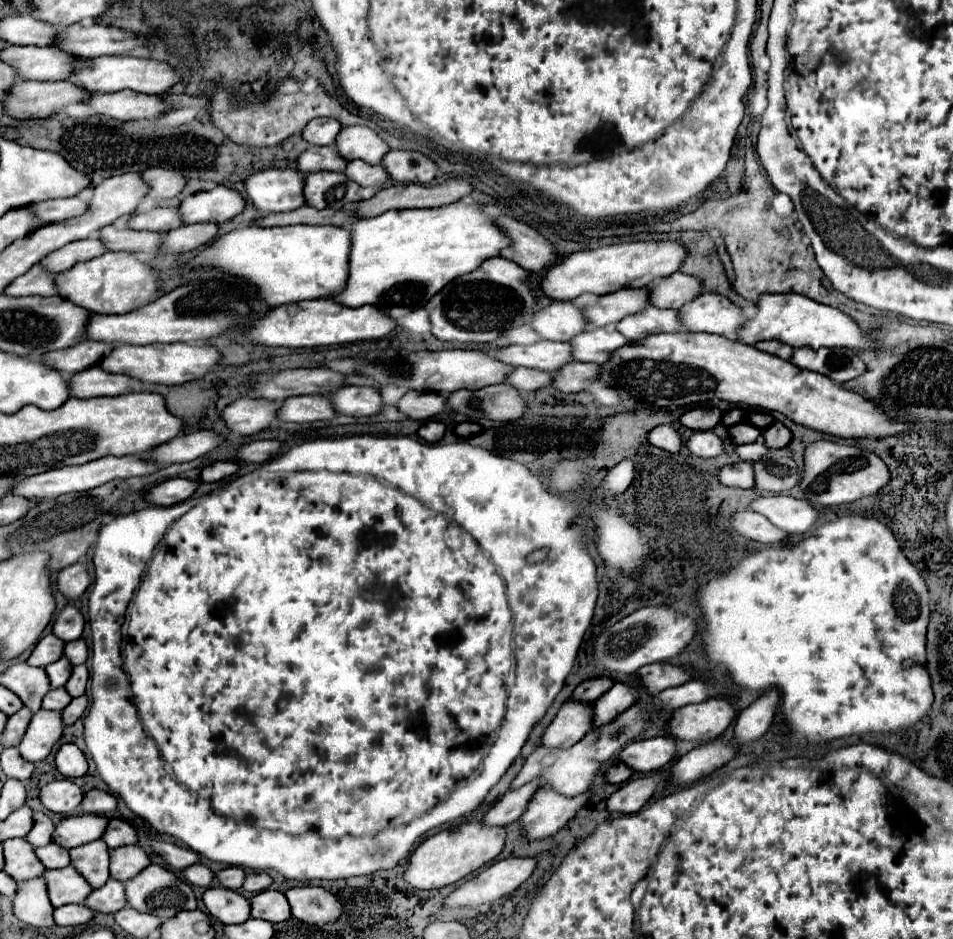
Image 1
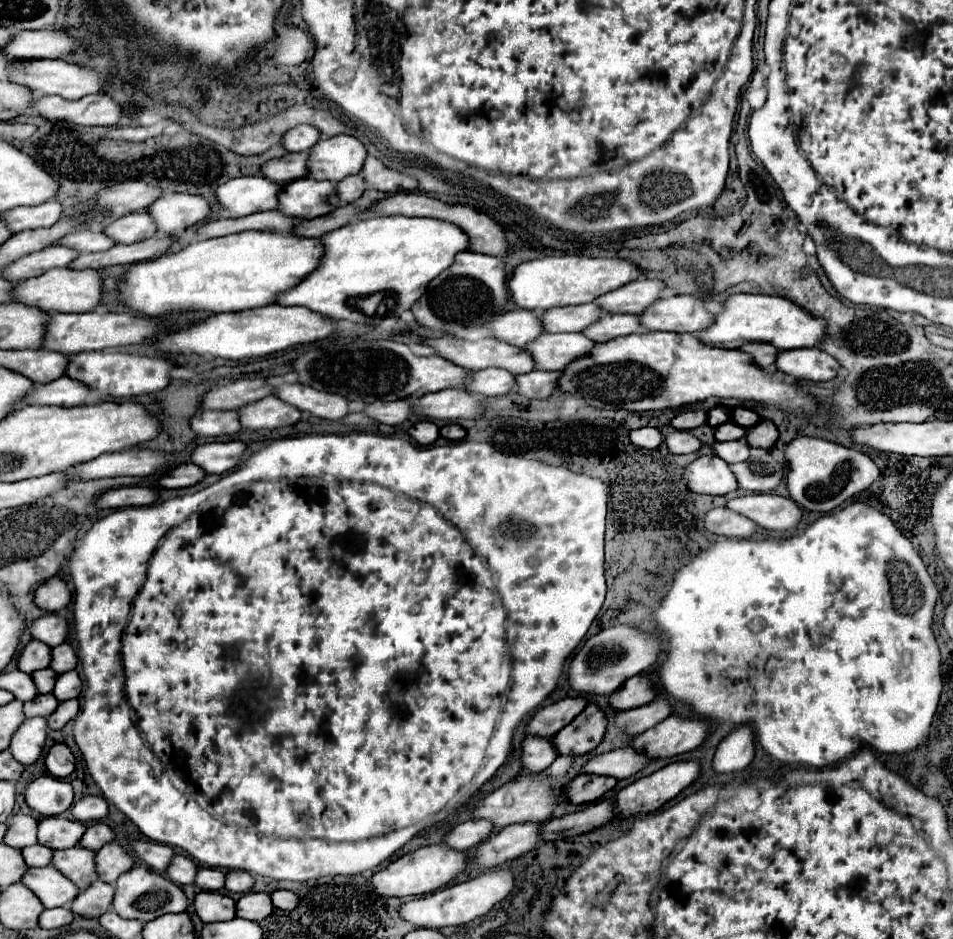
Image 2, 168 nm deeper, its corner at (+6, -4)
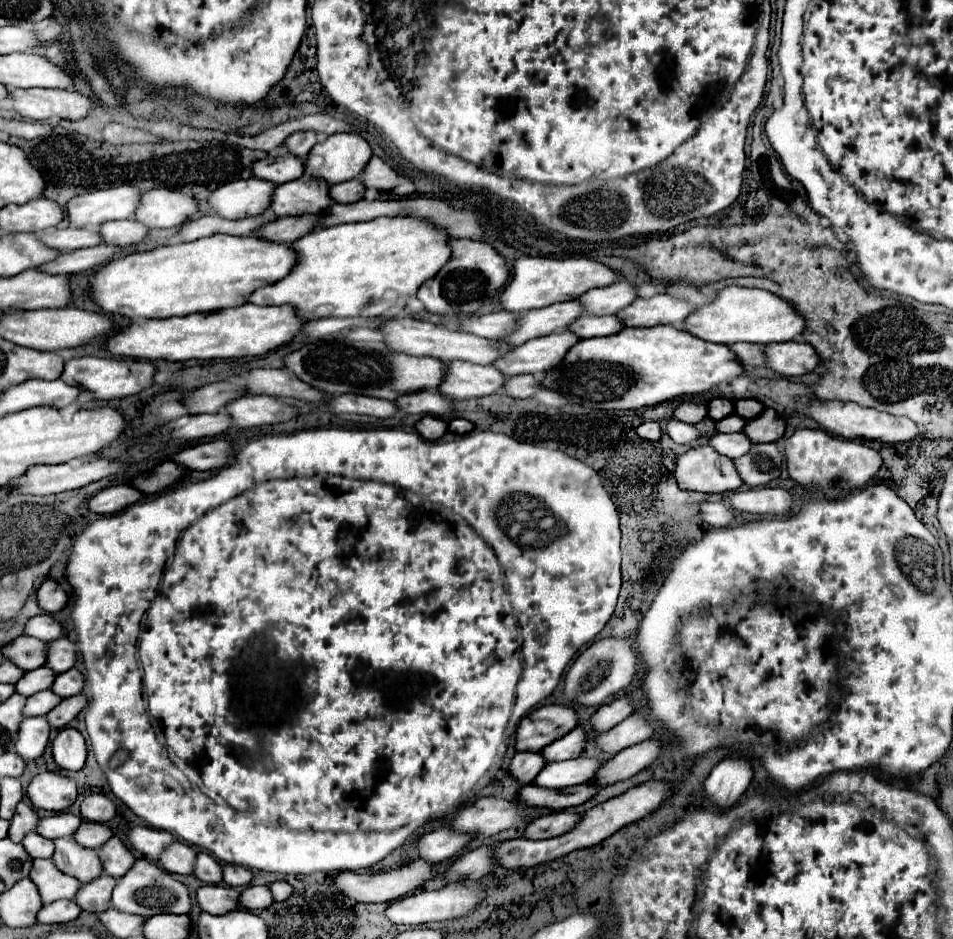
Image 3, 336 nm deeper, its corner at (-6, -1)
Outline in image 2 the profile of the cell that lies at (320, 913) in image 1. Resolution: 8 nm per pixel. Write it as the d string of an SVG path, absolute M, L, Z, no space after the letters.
M278 889L270 897L272 897L272 905L278 907L278 909L290 911L290 909L294 909L298 905L298 897L292 891L286 891L286 889Z

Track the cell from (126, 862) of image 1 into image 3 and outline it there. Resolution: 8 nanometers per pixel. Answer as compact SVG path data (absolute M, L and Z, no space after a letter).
M112 836L104 846L100 846L98 856L102 860L104 872L114 878L124 876L132 868L132 864L136 862L134 854L126 848L126 844L118 836Z

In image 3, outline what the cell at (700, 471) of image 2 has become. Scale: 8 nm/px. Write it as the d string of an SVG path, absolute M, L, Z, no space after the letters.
M698 446L688 450L684 456L676 462L676 480L684 490L696 490L696 492L734 492L742 488L742 478L734 468L734 462L722 454L718 454L712 446Z

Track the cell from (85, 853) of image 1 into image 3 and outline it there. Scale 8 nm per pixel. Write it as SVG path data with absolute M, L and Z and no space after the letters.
M58 838L54 844L56 844L56 852L52 856L52 862L62 872L78 878L82 884L104 874L96 850L88 850L80 846L78 842L74 842L74 838Z

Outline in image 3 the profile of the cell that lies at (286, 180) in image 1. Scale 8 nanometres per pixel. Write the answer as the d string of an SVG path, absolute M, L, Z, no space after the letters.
M252 176L248 180L234 180L222 188L216 188L208 202L214 214L228 220L238 220L262 214L270 208L274 188L276 184Z

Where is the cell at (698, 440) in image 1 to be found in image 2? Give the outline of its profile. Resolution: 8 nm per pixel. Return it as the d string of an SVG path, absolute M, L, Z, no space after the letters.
M672 431L664 441L670 453L698 453L702 447L700 439L696 439L690 431Z

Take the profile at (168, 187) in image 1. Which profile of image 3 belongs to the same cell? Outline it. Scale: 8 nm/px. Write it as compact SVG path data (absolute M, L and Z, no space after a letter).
M122 184L106 190L80 194L66 204L66 212L74 226L96 228L108 220L130 218L138 208L140 198L142 190L138 190L136 186Z

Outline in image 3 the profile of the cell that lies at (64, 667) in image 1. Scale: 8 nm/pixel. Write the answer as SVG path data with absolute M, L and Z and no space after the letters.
M42 666L42 668L36 668L32 672L26 672L26 678L22 678L16 688L18 688L18 694L22 696L32 696L36 692L42 692L42 690L50 690L52 684L56 680L56 672L50 670L48 666Z

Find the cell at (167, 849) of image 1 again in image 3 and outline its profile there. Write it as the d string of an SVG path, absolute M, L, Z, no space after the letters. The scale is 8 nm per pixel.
M134 826L128 832L128 840L134 850L142 852L150 860L160 860L160 854L174 842L174 836L148 826Z

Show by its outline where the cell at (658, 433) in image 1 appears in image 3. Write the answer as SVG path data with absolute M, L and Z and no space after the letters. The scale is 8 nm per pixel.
M644 422L642 426L636 428L636 432L644 440L660 440L662 438L662 428L658 422Z

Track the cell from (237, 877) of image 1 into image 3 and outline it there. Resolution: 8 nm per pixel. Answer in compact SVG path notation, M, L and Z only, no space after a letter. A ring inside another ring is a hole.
M198 854L196 858L196 868L194 868L194 876L198 880L202 880L204 884L220 884L222 880L222 864L216 862L210 854ZM220 878L220 880L216 880Z

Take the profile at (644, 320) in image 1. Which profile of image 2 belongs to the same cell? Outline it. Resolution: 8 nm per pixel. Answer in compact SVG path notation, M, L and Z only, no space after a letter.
M606 313L606 315L602 315L602 319L598 319L598 323L592 323L582 333L586 333L588 339L594 339L594 343L604 343L604 341L610 341L610 339L630 335L630 333L640 333L640 331L644 331L644 329L640 327L640 321L638 321L636 315L612 315L612 313Z

